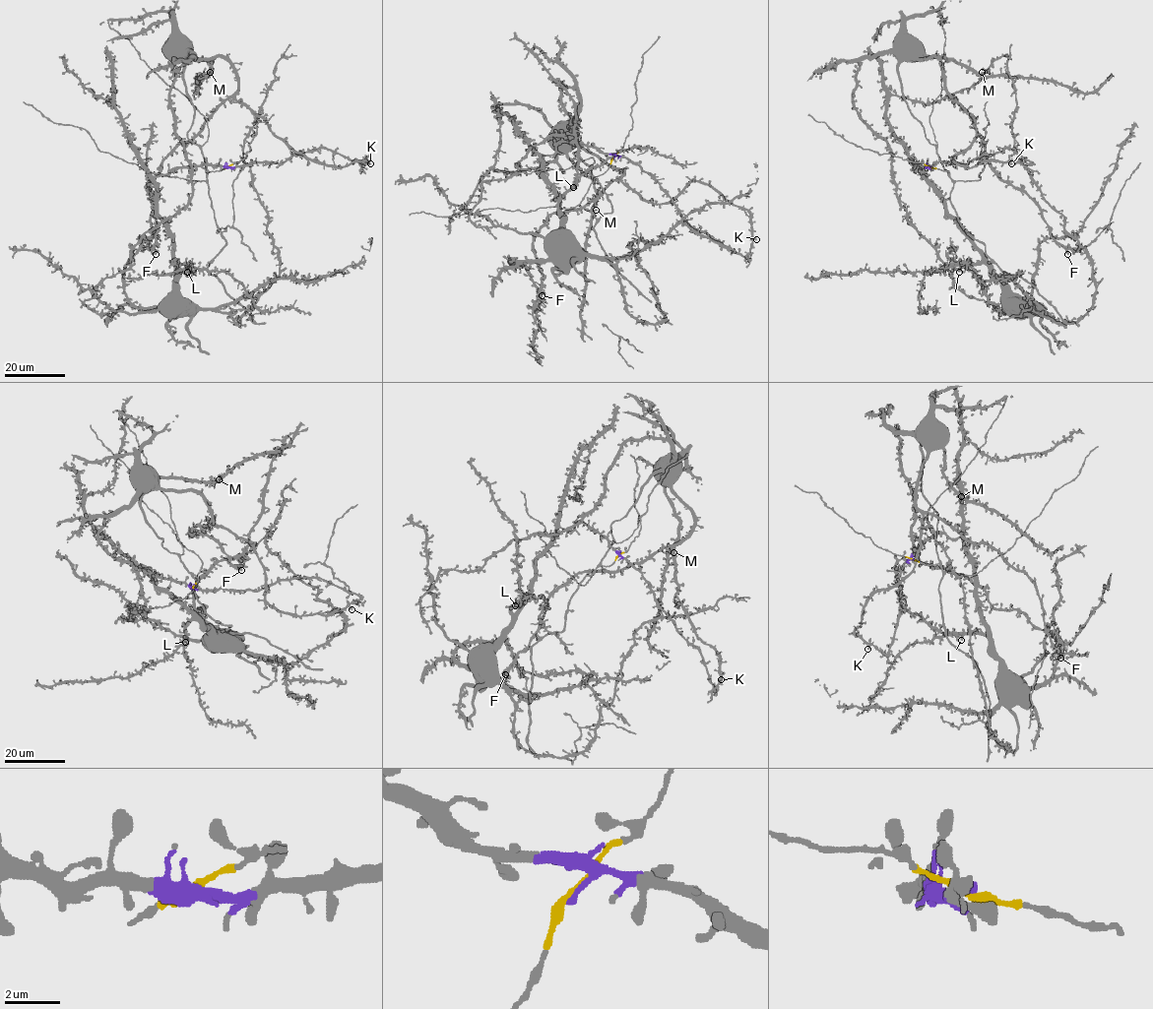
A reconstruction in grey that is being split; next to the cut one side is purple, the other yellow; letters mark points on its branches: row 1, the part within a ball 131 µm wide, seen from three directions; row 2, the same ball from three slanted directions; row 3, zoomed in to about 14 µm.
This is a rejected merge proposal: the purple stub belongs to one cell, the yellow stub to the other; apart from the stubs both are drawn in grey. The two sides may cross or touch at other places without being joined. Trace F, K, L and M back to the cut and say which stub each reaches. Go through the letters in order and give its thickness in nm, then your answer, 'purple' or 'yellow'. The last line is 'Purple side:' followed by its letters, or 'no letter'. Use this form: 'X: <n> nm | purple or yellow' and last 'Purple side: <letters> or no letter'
F: 440 nm | yellow
K: 440 nm | yellow
L: 420 nm | purple
M: 320 nm | yellow
Purple side: L

